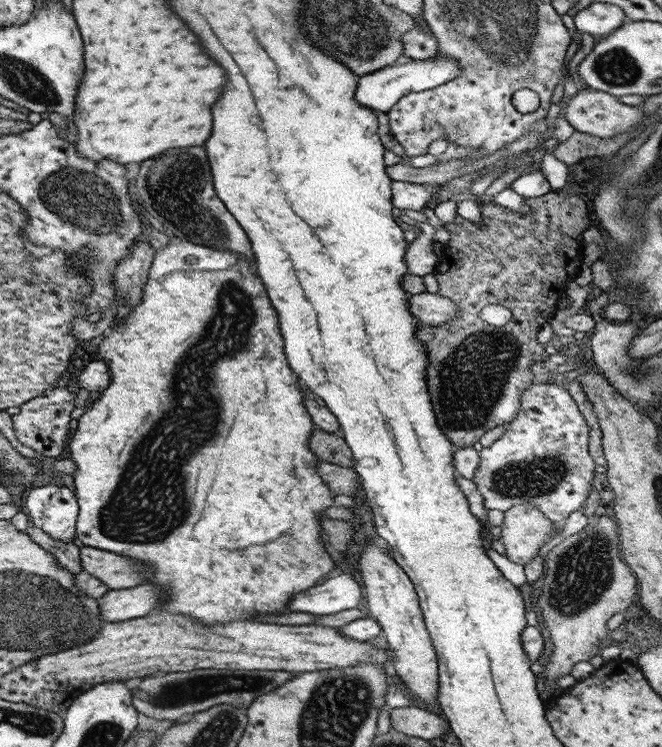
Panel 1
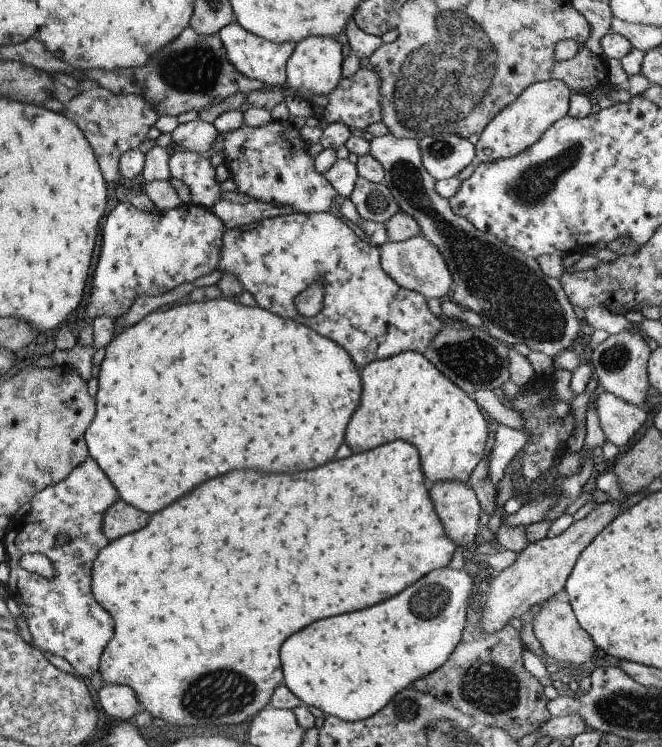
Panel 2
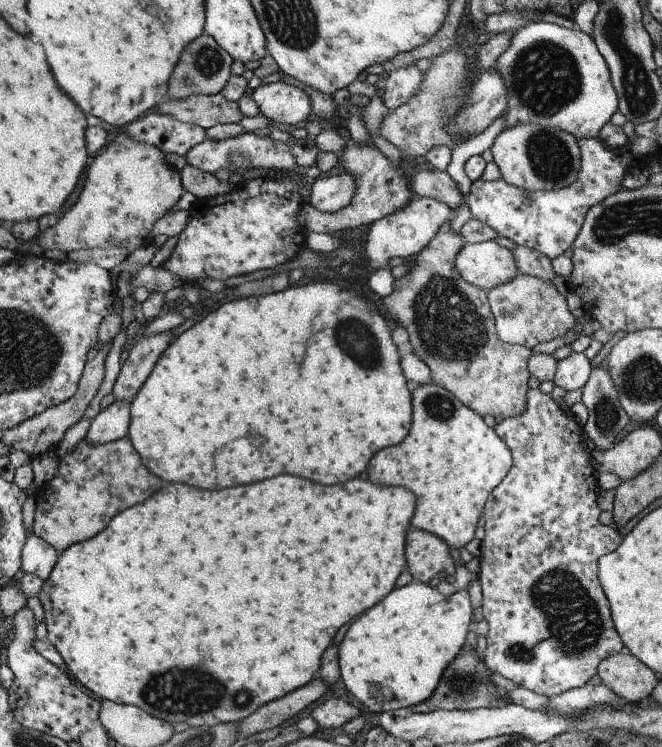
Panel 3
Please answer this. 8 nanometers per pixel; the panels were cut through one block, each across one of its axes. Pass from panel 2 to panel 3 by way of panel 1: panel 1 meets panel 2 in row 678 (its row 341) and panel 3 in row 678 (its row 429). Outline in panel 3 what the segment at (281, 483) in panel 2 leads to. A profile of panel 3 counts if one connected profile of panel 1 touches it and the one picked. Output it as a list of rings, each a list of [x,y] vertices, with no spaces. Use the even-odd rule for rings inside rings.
[[[275,476],[263,482],[255,482],[249,486],[235,486],[235,488],[225,488],[225,490],[197,490],[193,486],[183,486],[183,484],[167,484],[161,490],[157,490],[157,494],[153,494],[147,502],[131,506],[129,510],[123,510],[118,513],[108,524],[107,527],[93,536],[90,540],[70,545],[65,551],[58,556],[56,564],[53,566],[48,580],[42,584],[37,598],[41,603],[45,619],[45,627],[47,636],[45,640],[55,647],[55,650],[61,655],[64,663],[68,668],[68,672],[73,674],[77,682],[85,687],[91,694],[95,695],[98,700],[106,699],[113,703],[132,705],[146,714],[153,716],[161,721],[174,726],[179,722],[184,722],[188,727],[201,727],[204,725],[216,726],[224,723],[235,723],[247,716],[250,716],[257,708],[272,702],[273,700],[282,698],[285,694],[306,686],[315,678],[319,666],[319,658],[323,654],[323,650],[329,646],[331,638],[335,636],[335,632],[347,624],[351,618],[355,618],[357,614],[365,612],[369,606],[373,606],[375,602],[379,602],[385,594],[389,594],[394,590],[395,580],[399,576],[399,572],[405,568],[405,558],[403,558],[403,548],[405,548],[405,534],[409,528],[409,520],[411,520],[415,508],[415,496],[405,490],[405,488],[387,488],[387,486],[379,486],[379,484],[371,484],[367,480],[361,478],[353,478],[341,486],[319,486],[315,482],[303,480],[303,478],[295,478],[295,476]]]

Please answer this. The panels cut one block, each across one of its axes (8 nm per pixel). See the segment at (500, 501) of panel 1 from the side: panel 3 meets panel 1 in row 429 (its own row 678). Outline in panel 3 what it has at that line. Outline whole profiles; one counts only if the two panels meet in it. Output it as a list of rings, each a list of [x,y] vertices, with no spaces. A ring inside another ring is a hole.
[[[528,389],[525,399],[524,410],[519,415],[503,417],[499,424],[493,426],[495,435],[507,446],[512,460],[507,475],[489,492],[482,509],[481,526],[485,534],[483,534],[480,544],[480,562],[477,573],[483,596],[481,604],[482,614],[487,623],[487,634],[485,634],[487,646],[482,660],[489,671],[496,672],[518,687],[522,687],[537,695],[551,697],[562,694],[567,690],[584,686],[596,674],[596,667],[599,665],[599,662],[624,650],[618,635],[613,629],[608,603],[596,576],[596,561],[602,555],[615,550],[620,543],[620,539],[611,526],[599,524],[601,510],[599,510],[596,502],[599,495],[599,489],[596,486],[597,472],[590,463],[593,454],[584,452],[583,448],[581,448],[584,441],[581,436],[583,432],[582,427],[575,422],[569,411],[557,407],[549,395],[542,394],[538,389]]]

